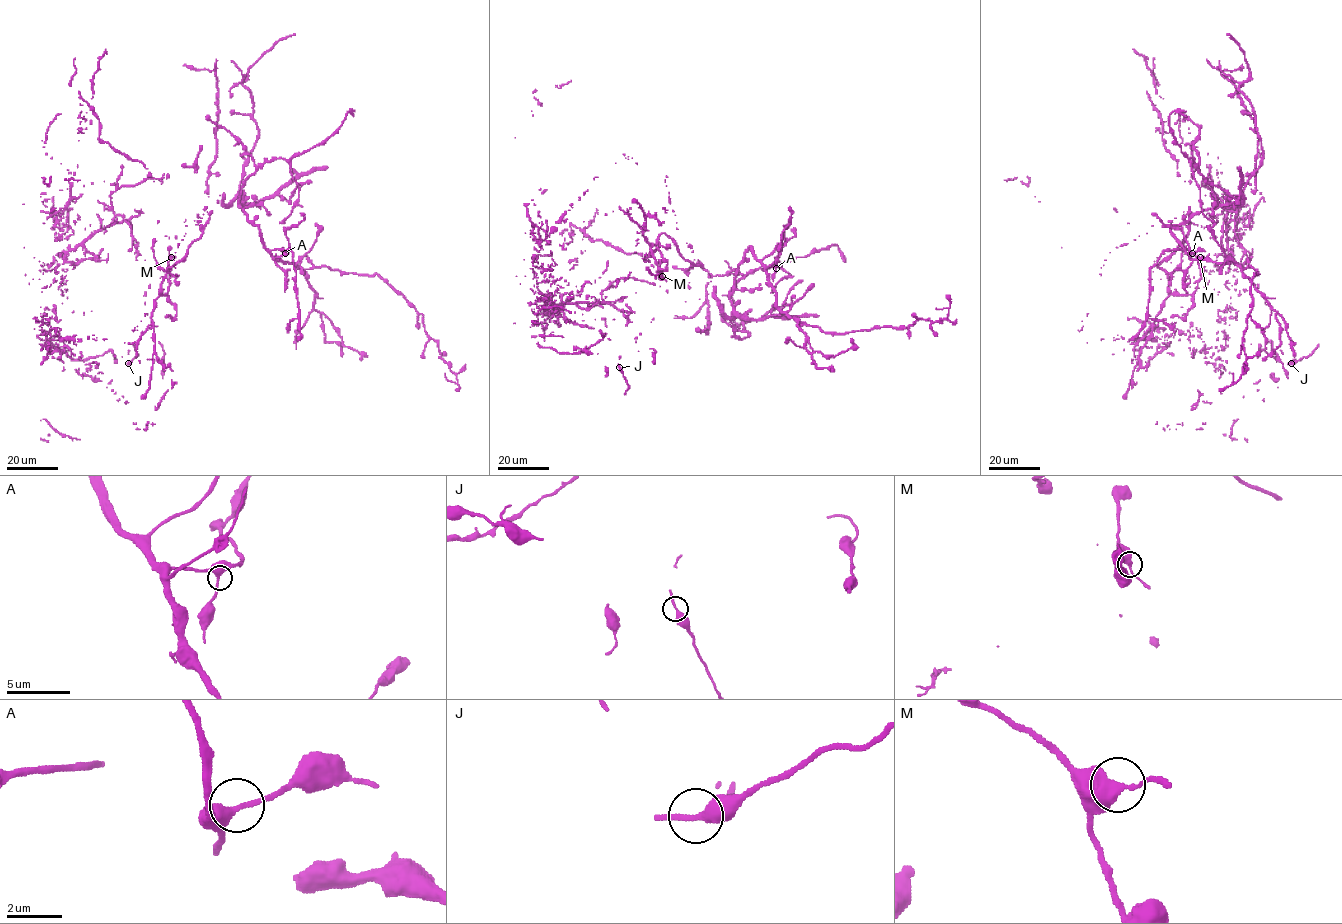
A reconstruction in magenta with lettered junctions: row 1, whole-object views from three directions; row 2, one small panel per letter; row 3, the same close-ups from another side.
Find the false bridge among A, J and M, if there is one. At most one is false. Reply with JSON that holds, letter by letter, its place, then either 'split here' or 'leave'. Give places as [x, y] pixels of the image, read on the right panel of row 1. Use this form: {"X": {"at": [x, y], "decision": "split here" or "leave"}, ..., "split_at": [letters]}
{"A": {"at": [1192, 253], "decision": "leave"}, "J": {"at": [1291, 363], "decision": "leave"}, "M": {"at": [1200, 257], "decision": "leave"}, "split_at": []}

